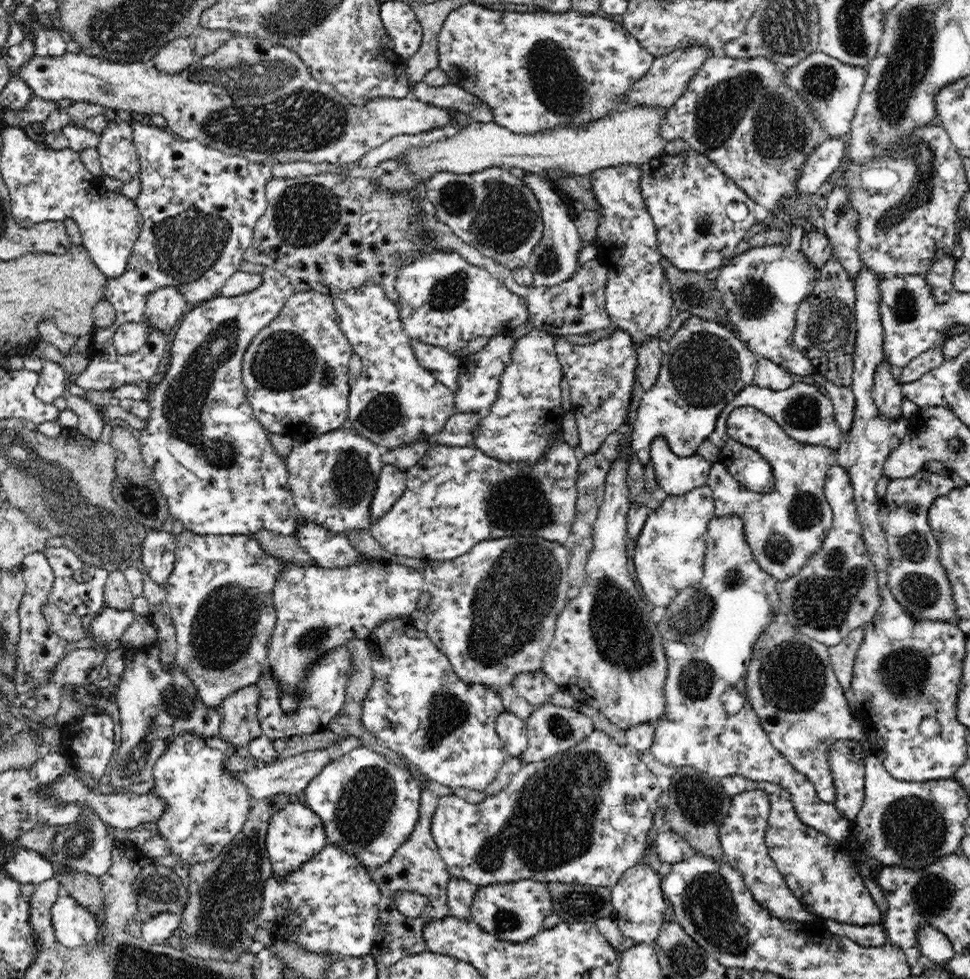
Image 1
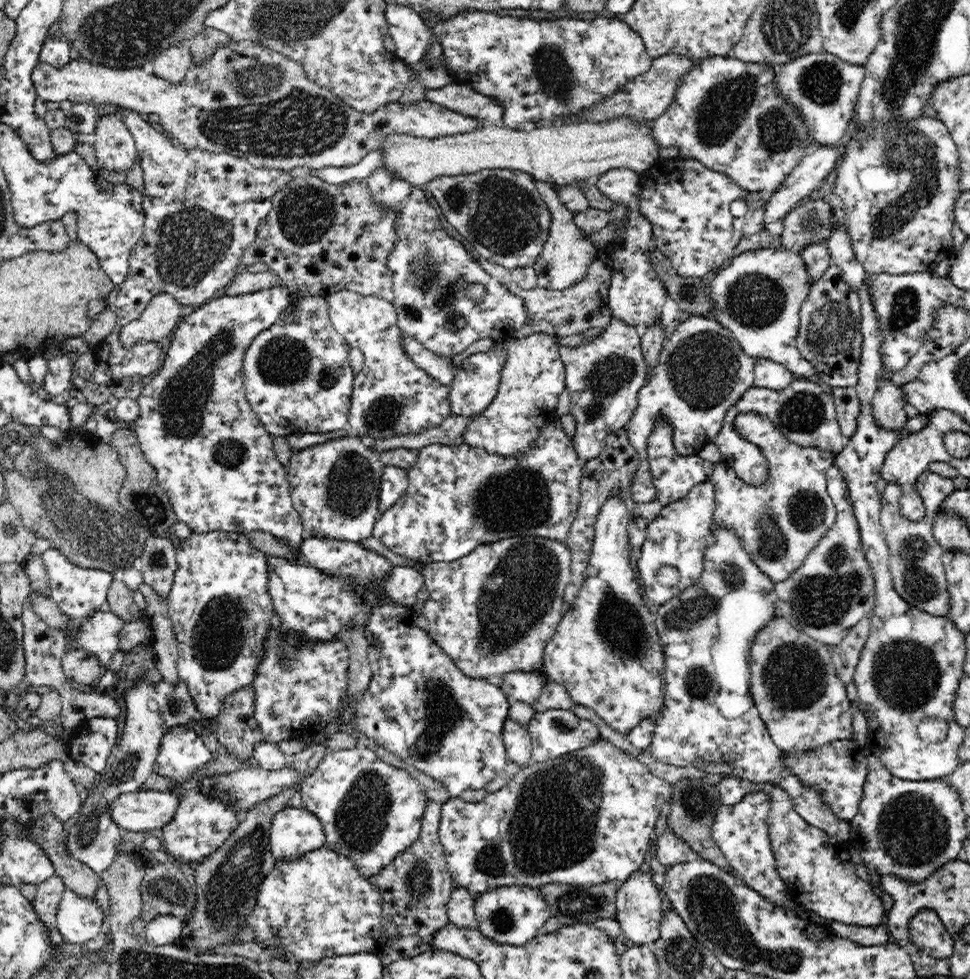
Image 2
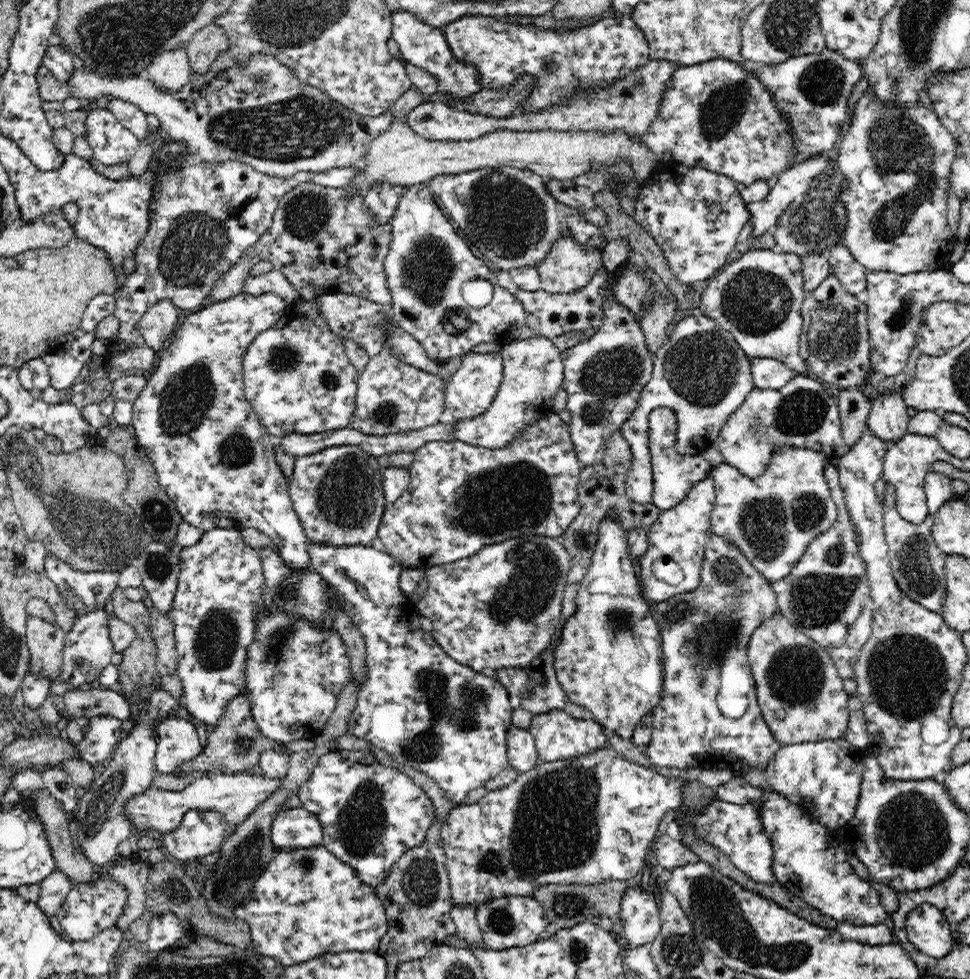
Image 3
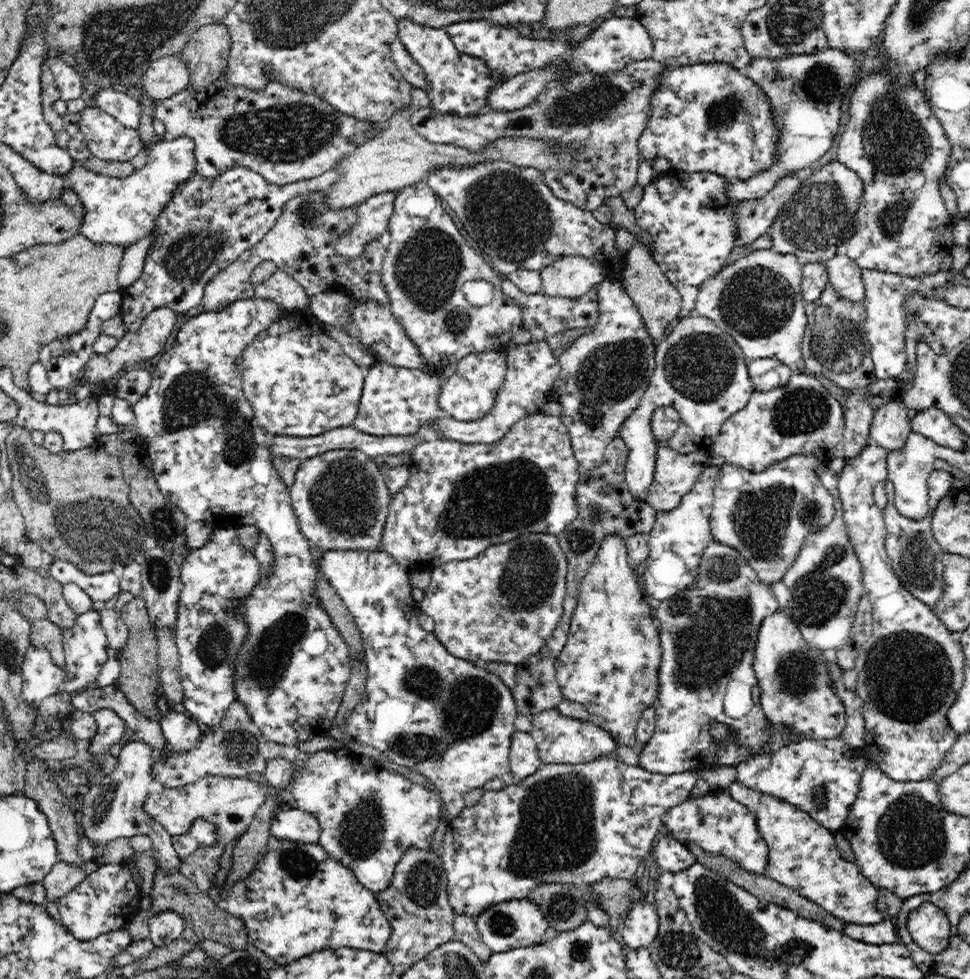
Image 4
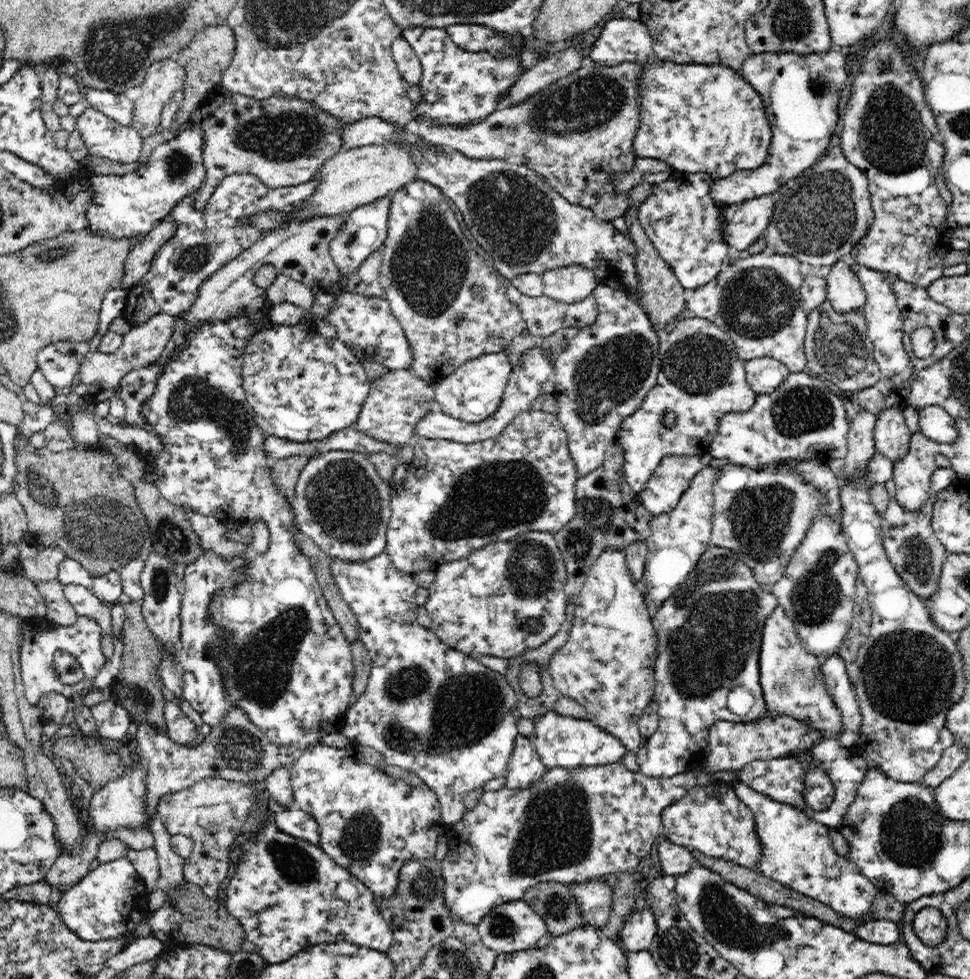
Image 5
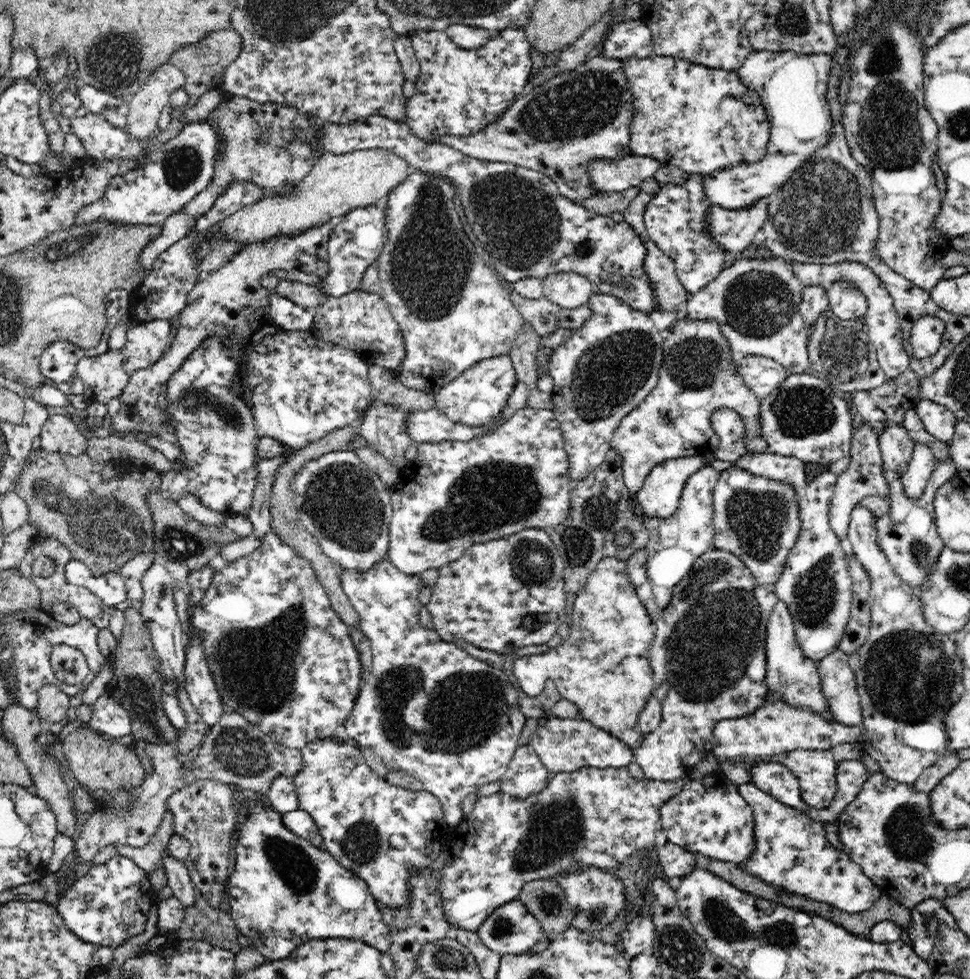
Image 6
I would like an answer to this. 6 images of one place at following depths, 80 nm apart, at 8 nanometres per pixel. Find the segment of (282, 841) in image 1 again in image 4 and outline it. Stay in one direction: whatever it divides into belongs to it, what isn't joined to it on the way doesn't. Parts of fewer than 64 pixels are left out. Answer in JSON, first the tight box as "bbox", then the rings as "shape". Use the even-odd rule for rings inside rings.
{"bbox":[269,808,321,844],"shape":[[[298,808],[277,809],[269,829],[276,837],[304,844],[319,844],[321,828],[318,819]]]}

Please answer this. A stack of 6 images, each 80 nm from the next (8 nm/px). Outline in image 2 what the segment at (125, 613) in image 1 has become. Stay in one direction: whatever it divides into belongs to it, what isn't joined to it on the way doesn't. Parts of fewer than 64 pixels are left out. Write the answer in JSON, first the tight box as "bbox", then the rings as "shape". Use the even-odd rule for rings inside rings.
{"bbox":[67,611,124,668],"shape":[[[112,611],[92,613],[77,623],[76,628],[68,635],[73,639],[67,650],[82,649],[100,659],[100,665],[107,668],[112,654],[118,652],[118,636],[124,624]]]}

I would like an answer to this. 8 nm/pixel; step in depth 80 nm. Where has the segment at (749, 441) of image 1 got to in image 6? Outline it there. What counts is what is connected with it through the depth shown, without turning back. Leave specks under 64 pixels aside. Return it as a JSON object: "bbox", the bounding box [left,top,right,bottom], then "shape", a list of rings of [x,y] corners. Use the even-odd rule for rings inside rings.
{"bbox":[713,466,799,587],"shape":[[[735,466],[720,474],[714,490],[713,545],[735,554],[758,584],[771,587],[782,575],[788,552],[799,534],[799,504],[782,481],[752,476]]]}

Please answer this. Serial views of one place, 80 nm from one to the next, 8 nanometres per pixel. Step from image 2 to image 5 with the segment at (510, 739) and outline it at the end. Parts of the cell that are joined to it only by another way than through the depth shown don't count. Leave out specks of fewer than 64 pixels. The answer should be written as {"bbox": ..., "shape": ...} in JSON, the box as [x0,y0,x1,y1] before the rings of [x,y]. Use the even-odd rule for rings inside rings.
{"bbox":[505,733,547,790],"shape":[[[518,733],[505,775],[505,786],[514,790],[532,787],[534,783],[541,780],[547,770],[532,740]]]}

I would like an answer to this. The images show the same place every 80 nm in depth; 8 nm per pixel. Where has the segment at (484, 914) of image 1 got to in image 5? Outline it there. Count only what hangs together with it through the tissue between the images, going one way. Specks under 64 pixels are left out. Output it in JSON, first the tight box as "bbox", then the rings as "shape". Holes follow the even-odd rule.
{"bbox":[476,900,548,955],"shape":[[[524,900],[499,904],[488,912],[485,918],[482,918],[482,922],[476,928],[482,938],[482,943],[498,955],[530,950],[542,936],[548,933],[544,920]]]}

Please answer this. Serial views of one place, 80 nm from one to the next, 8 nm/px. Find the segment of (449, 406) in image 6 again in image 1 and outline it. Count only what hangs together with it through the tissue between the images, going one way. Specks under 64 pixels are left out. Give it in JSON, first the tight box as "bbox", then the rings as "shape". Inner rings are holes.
{"bbox":[454,334,515,413],"shape":[[[511,334],[494,335],[480,351],[460,360],[458,388],[454,392],[454,410],[458,413],[484,413],[494,404],[500,388],[500,376],[510,362],[515,339]]]}

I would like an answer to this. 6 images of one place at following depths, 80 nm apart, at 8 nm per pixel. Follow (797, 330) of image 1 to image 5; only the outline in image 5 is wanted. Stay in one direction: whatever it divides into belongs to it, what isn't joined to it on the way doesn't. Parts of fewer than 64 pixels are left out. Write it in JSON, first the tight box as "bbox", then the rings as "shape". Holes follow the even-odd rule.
{"bbox":[804,299,882,395],"shape":[[[826,299],[817,310],[810,311],[804,339],[806,371],[820,380],[834,382],[845,395],[868,388],[882,380],[879,364],[873,355],[873,344],[866,335],[864,309],[849,314],[836,313],[830,299]]]}

